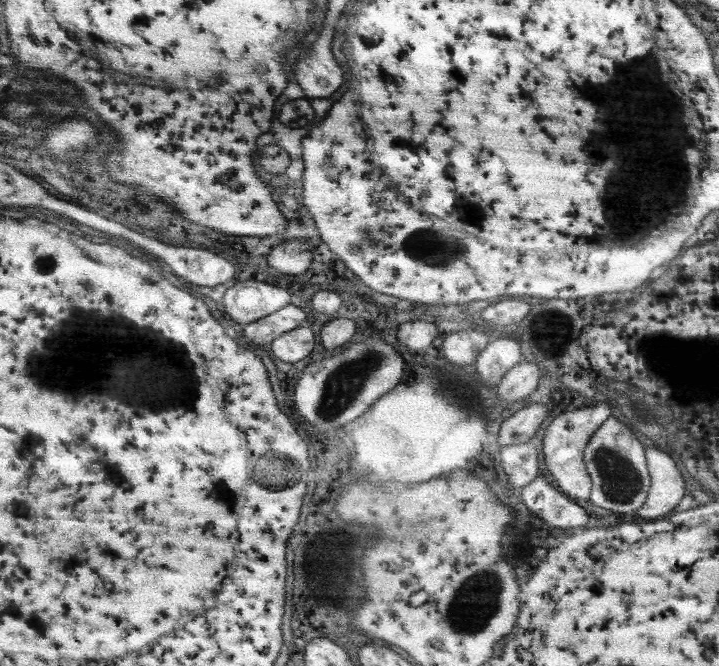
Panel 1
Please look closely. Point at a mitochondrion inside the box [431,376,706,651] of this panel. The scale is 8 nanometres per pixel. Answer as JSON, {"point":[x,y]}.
{"point":[621,481]}

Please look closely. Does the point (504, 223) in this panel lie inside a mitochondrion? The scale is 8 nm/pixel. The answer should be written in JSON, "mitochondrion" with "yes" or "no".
{"mitochondrion":"no"}

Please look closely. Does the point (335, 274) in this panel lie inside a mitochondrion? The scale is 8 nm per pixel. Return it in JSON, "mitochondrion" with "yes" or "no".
{"mitochondrion":"no"}

